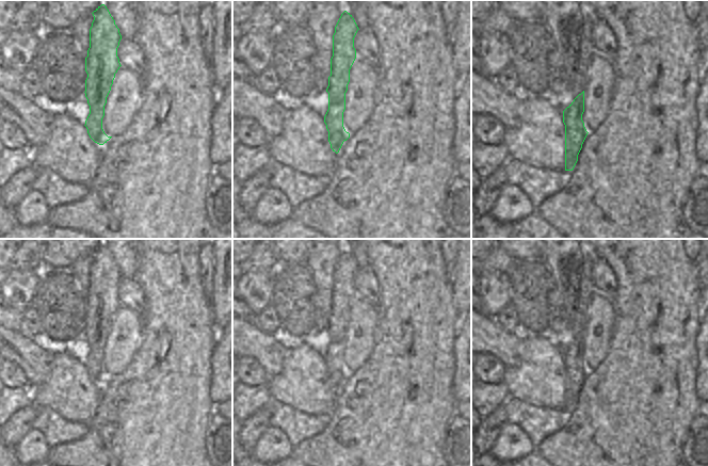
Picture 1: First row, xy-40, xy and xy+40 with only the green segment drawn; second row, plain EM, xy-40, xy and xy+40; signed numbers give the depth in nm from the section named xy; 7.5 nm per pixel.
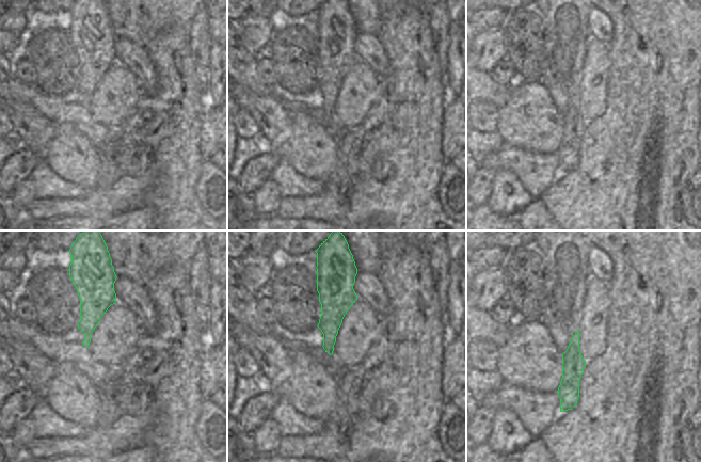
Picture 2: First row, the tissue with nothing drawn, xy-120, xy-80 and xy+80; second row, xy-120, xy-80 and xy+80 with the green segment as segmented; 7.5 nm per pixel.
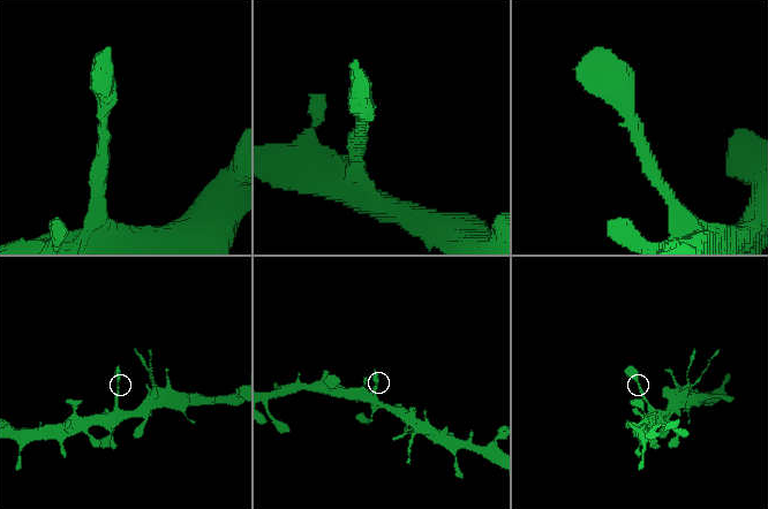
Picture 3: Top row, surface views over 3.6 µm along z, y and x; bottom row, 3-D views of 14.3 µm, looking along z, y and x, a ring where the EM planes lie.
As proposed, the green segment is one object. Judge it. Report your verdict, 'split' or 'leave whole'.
leave whole

